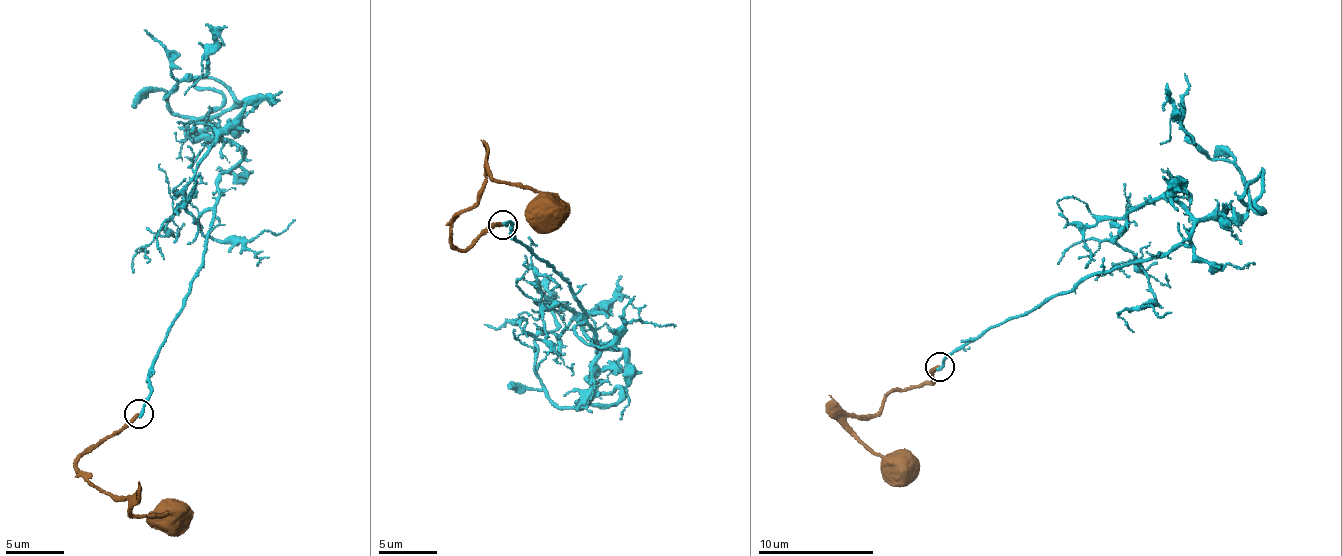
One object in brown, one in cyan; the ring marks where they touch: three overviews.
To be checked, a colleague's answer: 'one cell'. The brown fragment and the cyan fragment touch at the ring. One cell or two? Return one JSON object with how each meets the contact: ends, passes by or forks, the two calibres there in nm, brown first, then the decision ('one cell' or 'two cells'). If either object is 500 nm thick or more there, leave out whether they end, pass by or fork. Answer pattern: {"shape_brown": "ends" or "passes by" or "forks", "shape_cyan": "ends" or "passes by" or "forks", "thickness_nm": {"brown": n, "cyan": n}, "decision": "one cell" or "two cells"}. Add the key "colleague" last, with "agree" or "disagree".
{"shape_brown": "ends", "shape_cyan": "ends", "thickness_nm": {"brown": 240, "cyan": 220}, "decision": "two cells", "colleague": "disagree"}

